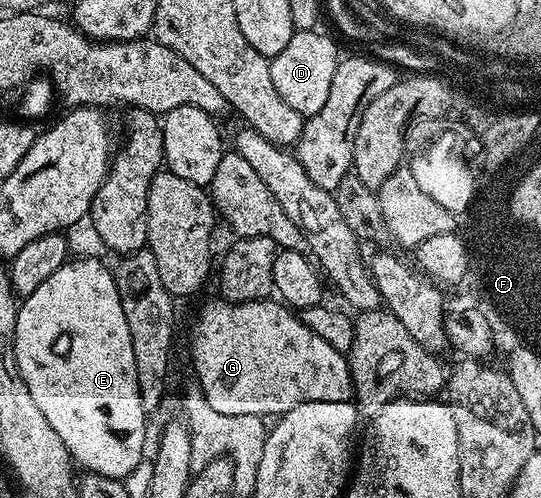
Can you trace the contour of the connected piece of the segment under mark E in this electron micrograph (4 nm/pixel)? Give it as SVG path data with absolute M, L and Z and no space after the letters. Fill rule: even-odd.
M76 259L66 262L58 273L50 273L34 293L23 296L19 304L18 325L16 326L16 352L18 353L18 369L22 369L22 381L26 381L26 389L34 397L34 405L45 415L46 421L62 437L62 445L72 454L77 464L84 466L85 472L110 477L121 481L127 480L128 474L140 463L144 455L144 438L148 435L146 412L142 405L142 397L138 393L138 369L134 369L134 345L130 341L130 325L126 325L126 313L122 313L122 301L116 288L116 277L111 270L108 271L96 259Z

